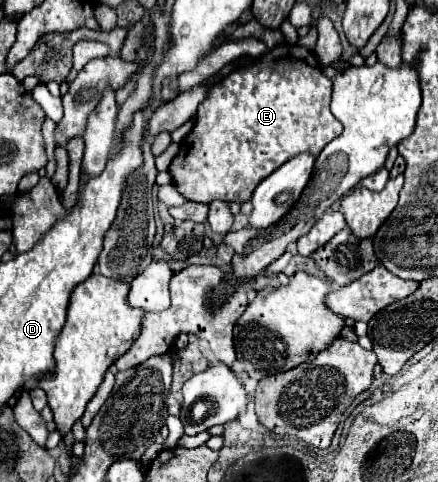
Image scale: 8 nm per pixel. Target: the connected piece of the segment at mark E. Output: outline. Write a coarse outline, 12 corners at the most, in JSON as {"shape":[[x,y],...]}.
{"shape":[[297,44],[233,70],[169,174],[191,202],[247,202],[343,130]]}

